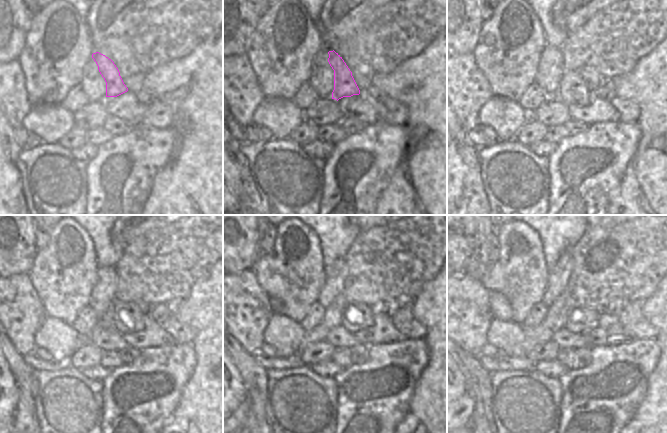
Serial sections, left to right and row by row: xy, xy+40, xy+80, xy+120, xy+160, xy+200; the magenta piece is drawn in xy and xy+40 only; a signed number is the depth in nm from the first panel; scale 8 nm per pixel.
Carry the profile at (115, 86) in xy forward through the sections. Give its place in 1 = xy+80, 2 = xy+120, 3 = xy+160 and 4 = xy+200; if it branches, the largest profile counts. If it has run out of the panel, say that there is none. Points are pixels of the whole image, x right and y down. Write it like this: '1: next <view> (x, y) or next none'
1: next xy+80 (571, 90)
2: next xy+120 (126, 317)
3: next xy+160 (359, 316)
4: next xy+200 (583, 319)

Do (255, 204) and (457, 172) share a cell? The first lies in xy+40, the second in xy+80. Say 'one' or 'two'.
two

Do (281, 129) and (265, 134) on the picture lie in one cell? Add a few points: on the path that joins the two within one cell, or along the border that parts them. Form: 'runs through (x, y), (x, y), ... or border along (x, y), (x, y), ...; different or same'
border along (258, 126), (265, 126), (274, 138); different

